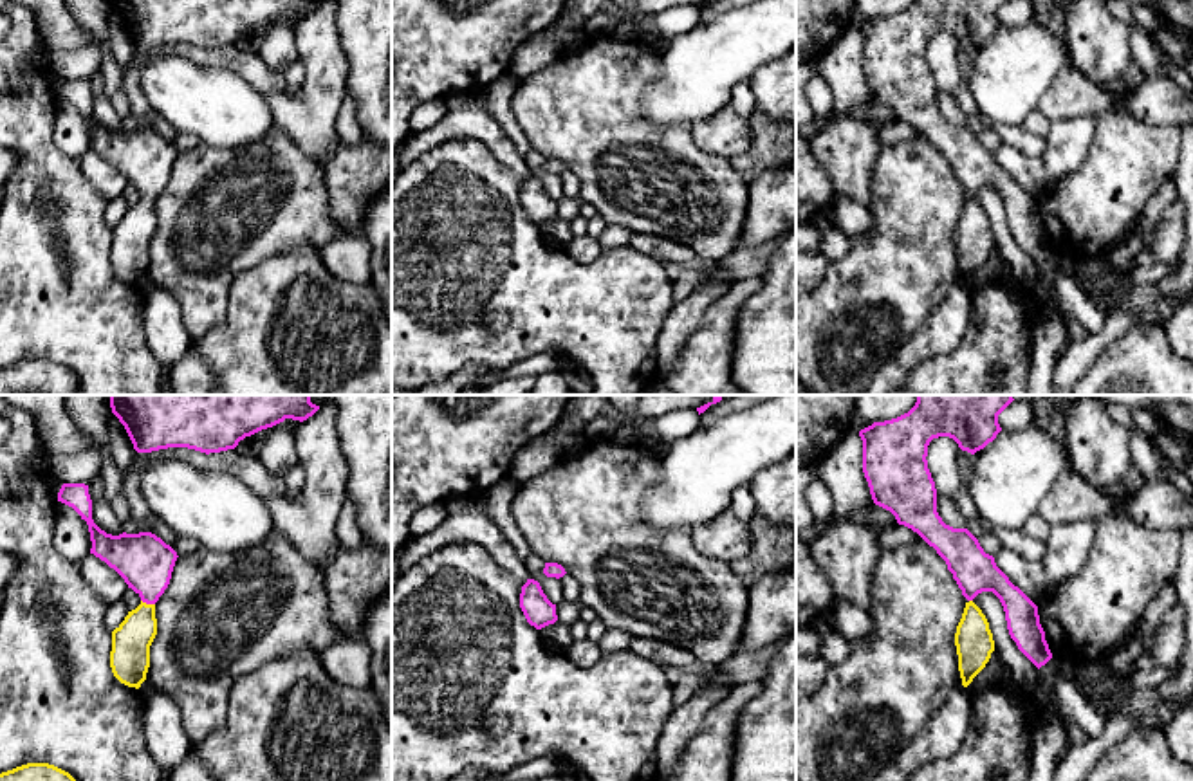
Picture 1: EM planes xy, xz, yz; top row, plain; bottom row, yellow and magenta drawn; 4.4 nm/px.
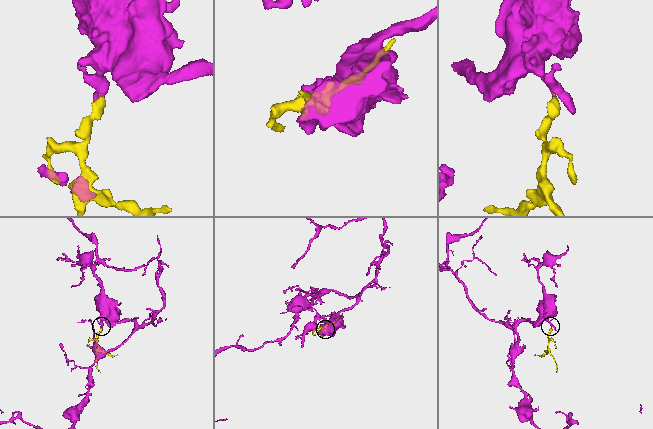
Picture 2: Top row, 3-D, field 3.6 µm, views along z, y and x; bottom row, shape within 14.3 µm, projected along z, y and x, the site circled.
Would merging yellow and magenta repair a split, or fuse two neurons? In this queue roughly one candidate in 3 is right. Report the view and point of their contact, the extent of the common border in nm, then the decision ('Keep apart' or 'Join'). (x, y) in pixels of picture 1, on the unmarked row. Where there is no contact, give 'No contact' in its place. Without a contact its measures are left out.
Touches yellow at xy (148, 201). Shared border 70 nm. Join

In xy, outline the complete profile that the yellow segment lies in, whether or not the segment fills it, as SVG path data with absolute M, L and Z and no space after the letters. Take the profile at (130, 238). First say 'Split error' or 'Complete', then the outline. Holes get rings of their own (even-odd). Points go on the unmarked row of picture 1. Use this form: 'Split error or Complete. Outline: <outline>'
Split error. Outline: M63 79L58 97L72 103L87 117L90 150L114 164L141 193L141 200L112 227L110 247L114 272L139 285L146 276L150 242L157 231L155 198L168 184L179 152L152 128L112 132L101 126L92 115L92 96L85 79Z

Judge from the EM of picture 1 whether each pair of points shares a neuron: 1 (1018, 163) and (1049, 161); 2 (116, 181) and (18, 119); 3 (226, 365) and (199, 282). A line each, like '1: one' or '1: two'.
1: one
2: two
3: two

